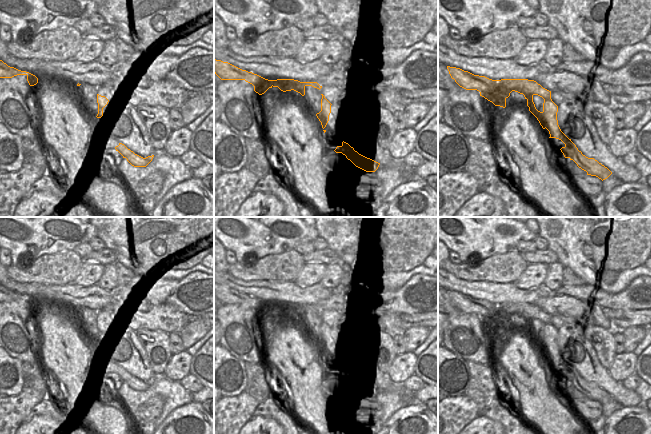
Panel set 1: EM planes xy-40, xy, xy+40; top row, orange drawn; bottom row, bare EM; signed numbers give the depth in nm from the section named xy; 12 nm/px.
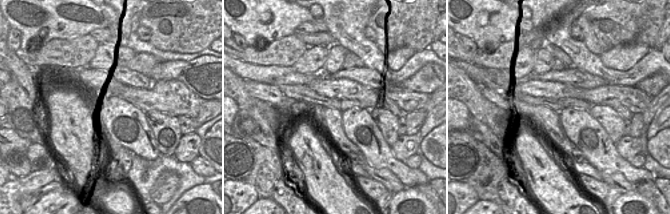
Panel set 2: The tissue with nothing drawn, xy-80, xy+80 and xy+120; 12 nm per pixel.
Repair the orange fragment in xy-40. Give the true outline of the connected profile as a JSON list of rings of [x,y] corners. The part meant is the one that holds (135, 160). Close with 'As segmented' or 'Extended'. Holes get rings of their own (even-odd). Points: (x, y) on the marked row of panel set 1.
[[[119,143],[119,145],[115,147],[115,149],[123,156],[123,158],[126,158],[127,161],[134,167],[146,167],[154,157],[154,155],[152,155],[143,158],[135,154],[122,143]]]. As segmented

